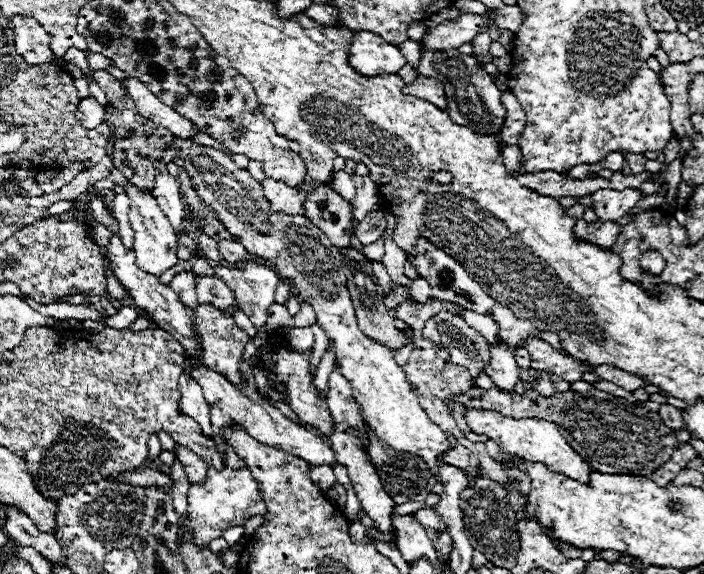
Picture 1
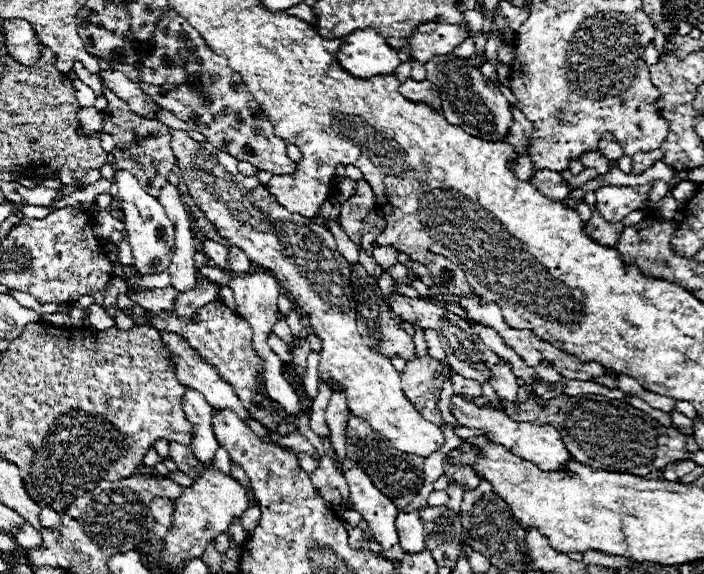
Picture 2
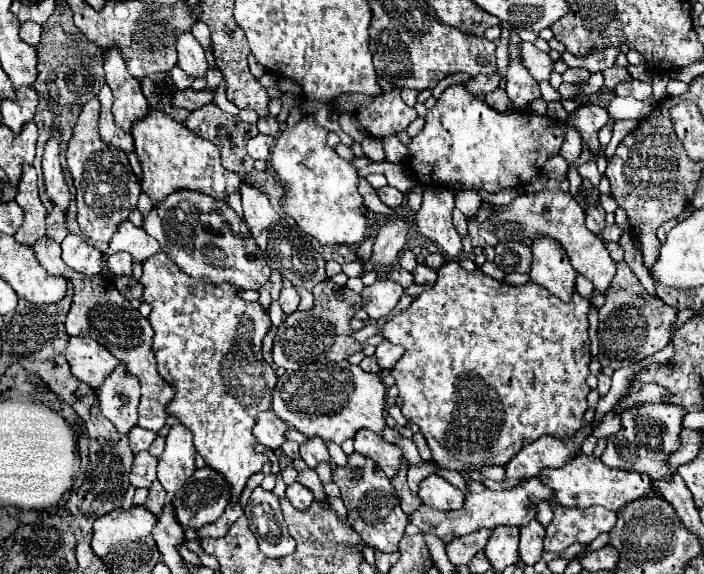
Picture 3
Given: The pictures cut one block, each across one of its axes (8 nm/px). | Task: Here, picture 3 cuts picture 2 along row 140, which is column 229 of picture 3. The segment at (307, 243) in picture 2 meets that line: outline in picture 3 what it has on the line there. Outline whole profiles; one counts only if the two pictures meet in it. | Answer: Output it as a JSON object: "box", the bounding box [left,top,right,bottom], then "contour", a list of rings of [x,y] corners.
{"box":[132,110,240,208],"contour":[[[152,110],[144,120],[136,122],[132,128],[132,136],[136,142],[136,156],[142,164],[142,190],[152,200],[152,206],[156,208],[168,194],[176,190],[194,190],[202,194],[210,194],[218,202],[228,204],[228,196],[232,192],[240,190],[240,176],[234,172],[228,172],[220,164],[220,150],[192,134],[184,124],[172,120],[166,114],[160,114],[158,110]]]}

